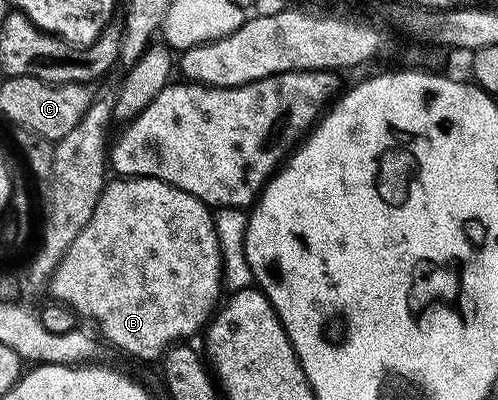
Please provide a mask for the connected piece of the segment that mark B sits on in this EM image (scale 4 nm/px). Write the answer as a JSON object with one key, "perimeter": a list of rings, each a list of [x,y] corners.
{"perimeter":[[[118,177],[111,180],[105,186],[96,203],[95,213],[92,219],[72,239],[68,251],[60,259],[60,263],[54,271],[53,277],[48,282],[48,290],[55,302],[65,305],[67,309],[73,311],[79,318],[87,317],[94,321],[94,325],[115,345],[118,349],[123,349],[130,357],[135,357],[138,361],[157,362],[172,345],[185,342],[190,339],[193,333],[201,334],[207,323],[213,318],[220,305],[220,298],[224,293],[224,282],[222,279],[222,252],[220,251],[220,239],[216,239],[216,227],[214,226],[214,213],[211,206],[205,205],[196,195],[188,195],[188,191],[180,191],[180,187],[172,187],[160,179],[151,177]]]}

